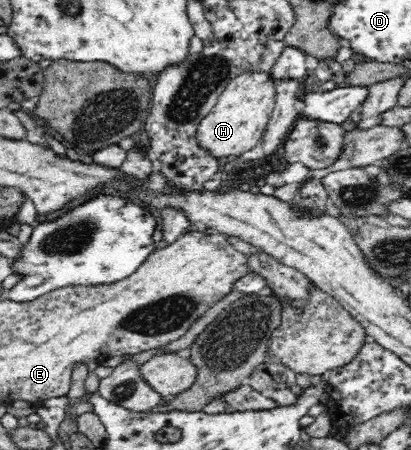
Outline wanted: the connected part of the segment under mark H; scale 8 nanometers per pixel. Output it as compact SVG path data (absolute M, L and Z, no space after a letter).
M244 70L222 90L210 113L198 125L198 146L208 150L218 159L250 151L252 147L256 147L262 132L267 129L271 113L274 111L275 99L275 83L270 72Z

